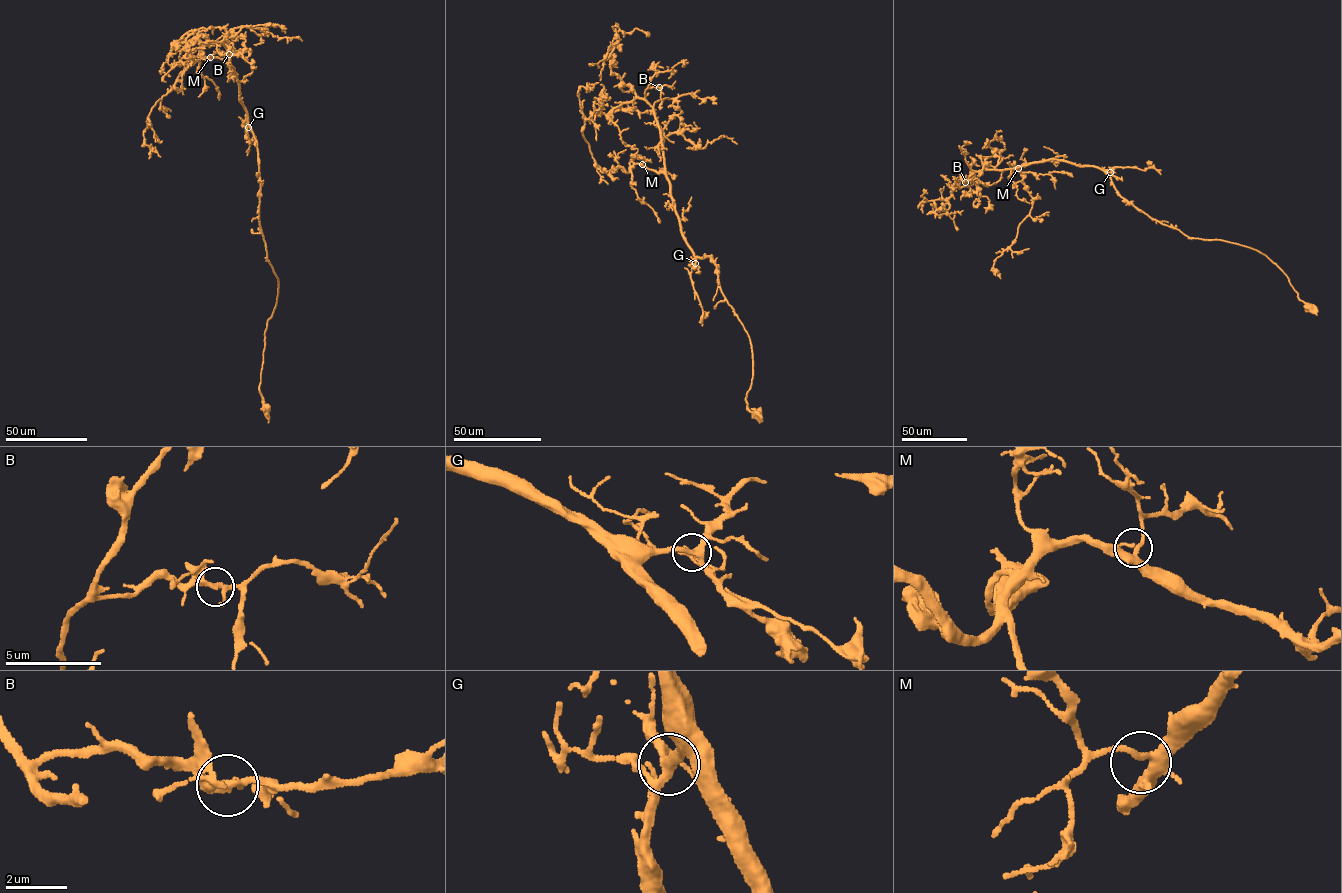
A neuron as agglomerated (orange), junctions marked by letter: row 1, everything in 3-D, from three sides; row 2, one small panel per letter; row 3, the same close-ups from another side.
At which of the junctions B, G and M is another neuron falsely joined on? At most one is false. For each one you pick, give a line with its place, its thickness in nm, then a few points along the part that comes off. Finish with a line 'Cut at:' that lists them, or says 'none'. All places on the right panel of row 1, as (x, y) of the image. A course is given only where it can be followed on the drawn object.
Cut at: none

